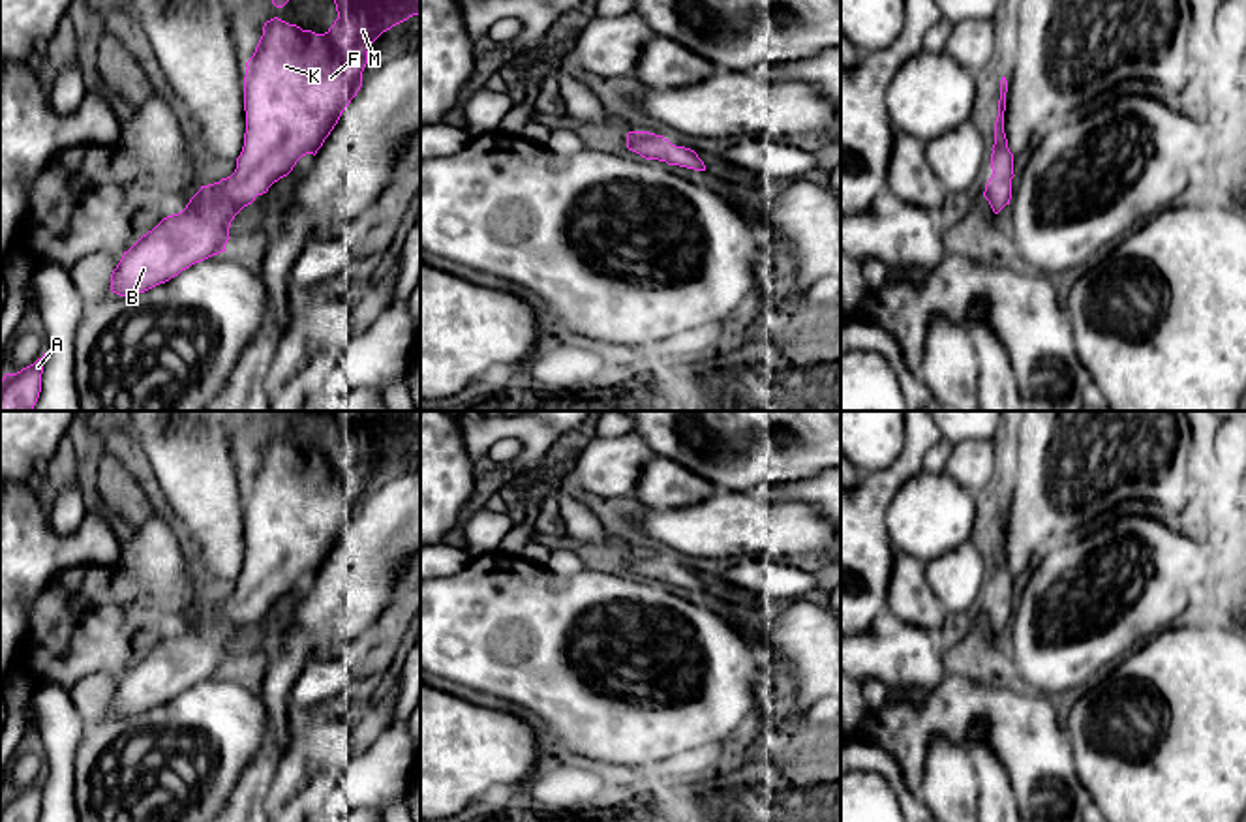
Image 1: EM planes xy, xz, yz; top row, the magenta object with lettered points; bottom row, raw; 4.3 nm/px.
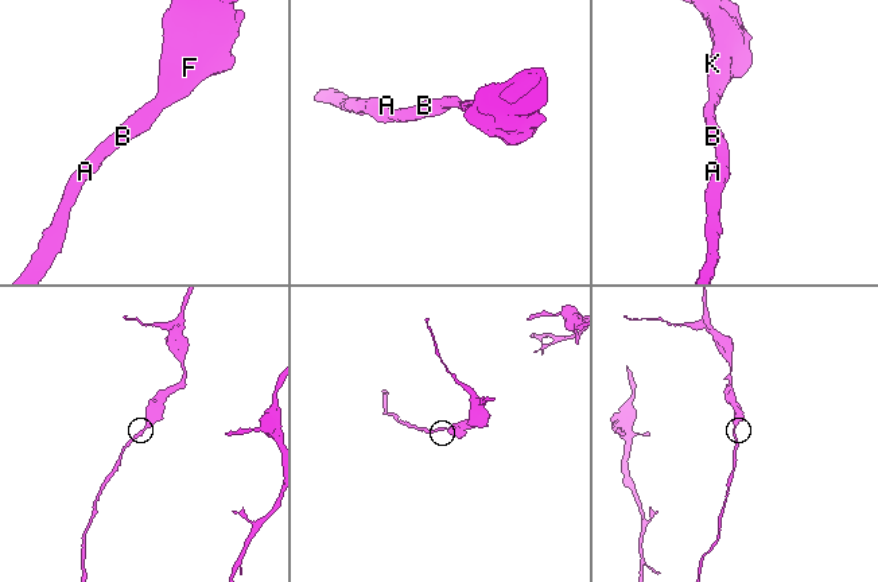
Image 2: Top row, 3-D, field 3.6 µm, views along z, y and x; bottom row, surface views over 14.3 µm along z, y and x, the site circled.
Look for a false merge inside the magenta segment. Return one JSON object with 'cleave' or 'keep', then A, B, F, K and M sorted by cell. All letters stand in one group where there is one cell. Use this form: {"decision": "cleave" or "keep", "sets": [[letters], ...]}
{"decision": "keep", "sets": [["A", "B", "F", "K", "M"]]}

